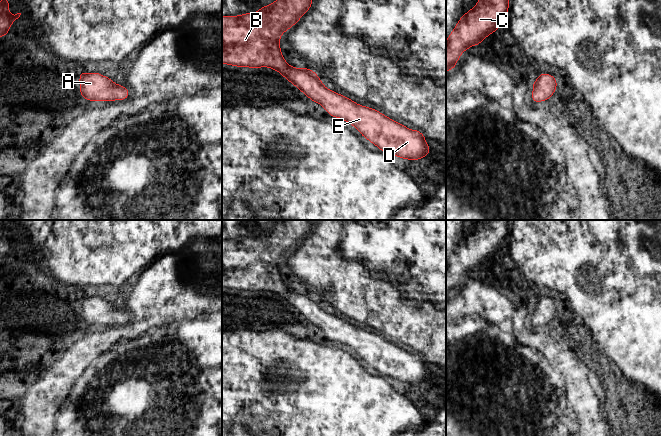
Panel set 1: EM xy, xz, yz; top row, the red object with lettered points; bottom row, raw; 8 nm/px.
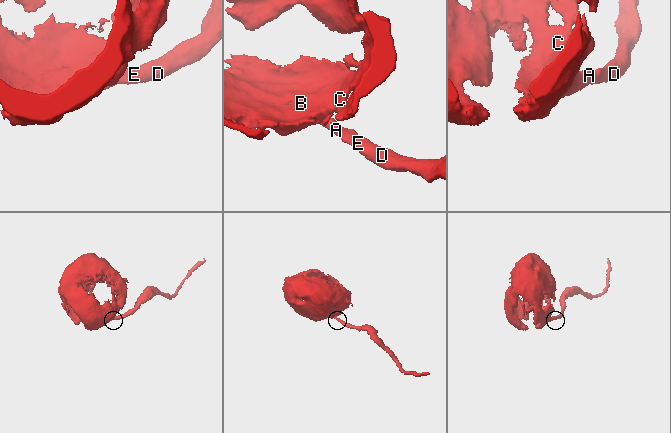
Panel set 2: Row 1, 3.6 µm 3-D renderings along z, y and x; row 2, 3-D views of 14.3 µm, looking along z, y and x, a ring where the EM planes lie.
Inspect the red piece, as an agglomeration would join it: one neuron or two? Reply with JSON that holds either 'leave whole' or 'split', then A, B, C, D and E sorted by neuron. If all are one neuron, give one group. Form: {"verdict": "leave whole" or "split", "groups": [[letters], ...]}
{"verdict": "leave whole", "groups": [["A", "B", "C", "D", "E"]]}

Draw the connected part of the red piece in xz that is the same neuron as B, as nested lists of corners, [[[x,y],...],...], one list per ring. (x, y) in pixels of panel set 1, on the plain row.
[[[280,220],[277,225],[261,231],[255,237],[222,240],[222,288],[274,293],[316,328],[321,328],[329,339],[341,342],[356,351],[363,361],[383,377],[391,377],[408,384],[419,384],[427,380],[431,372],[426,368],[426,362],[420,355],[408,353],[375,333],[359,329],[325,312],[316,296],[307,291],[301,293],[292,291],[285,285],[280,274],[281,259],[295,249],[311,230],[312,220]]]

